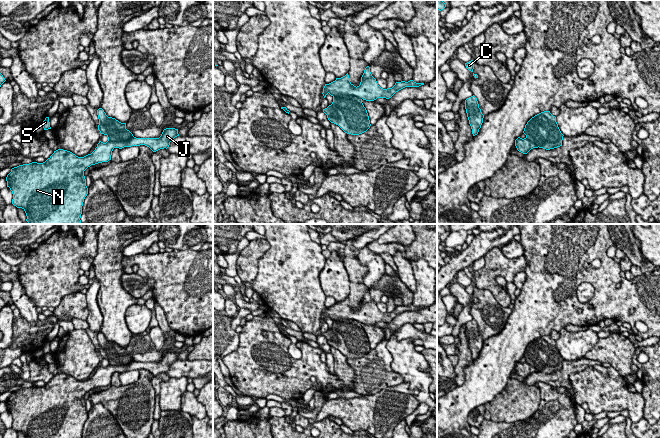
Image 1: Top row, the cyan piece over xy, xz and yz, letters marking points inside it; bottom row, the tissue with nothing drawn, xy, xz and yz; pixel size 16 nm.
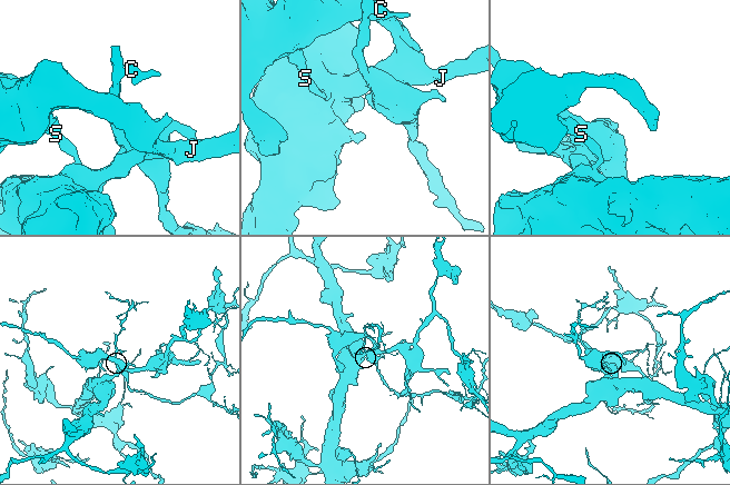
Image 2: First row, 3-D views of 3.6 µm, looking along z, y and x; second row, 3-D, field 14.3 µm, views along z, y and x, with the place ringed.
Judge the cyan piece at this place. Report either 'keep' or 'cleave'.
keep

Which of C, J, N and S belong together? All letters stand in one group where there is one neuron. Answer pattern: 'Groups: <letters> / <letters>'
Groups: C J N S

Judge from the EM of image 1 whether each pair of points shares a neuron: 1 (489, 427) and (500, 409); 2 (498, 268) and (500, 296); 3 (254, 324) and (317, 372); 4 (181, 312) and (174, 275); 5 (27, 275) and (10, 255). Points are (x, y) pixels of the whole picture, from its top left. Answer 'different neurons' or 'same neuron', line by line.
1: different neurons
2: same neuron
3: same neuron
4: same neuron
5: different neurons

